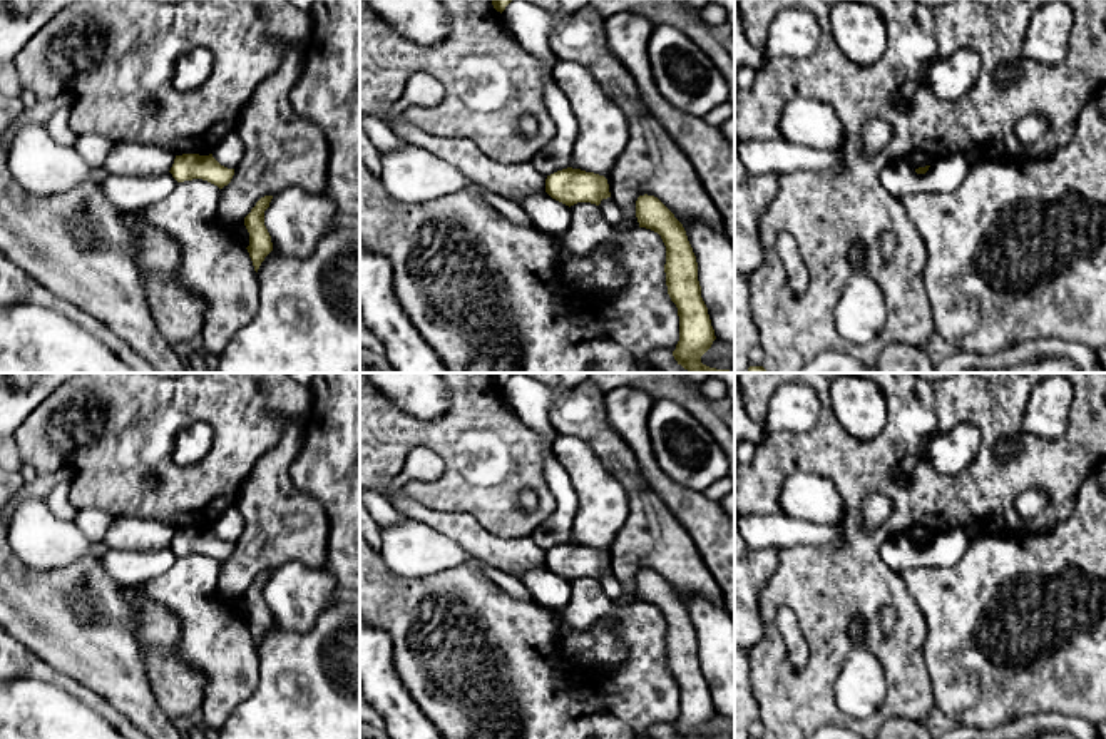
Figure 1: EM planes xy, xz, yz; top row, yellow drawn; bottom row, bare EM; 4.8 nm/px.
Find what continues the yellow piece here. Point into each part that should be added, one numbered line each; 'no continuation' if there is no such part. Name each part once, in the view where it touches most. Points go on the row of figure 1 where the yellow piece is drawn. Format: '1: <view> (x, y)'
no continuation

